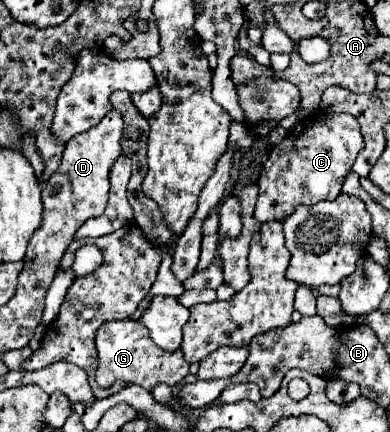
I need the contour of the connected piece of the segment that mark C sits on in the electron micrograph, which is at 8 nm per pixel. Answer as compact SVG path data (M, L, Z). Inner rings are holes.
M316 113L306 121L299 121L288 131L286 139L272 149L270 159L262 165L254 217L260 223L284 221L298 205L312 207L318 201L334 201L362 149L364 141L360 125L348 113Z

